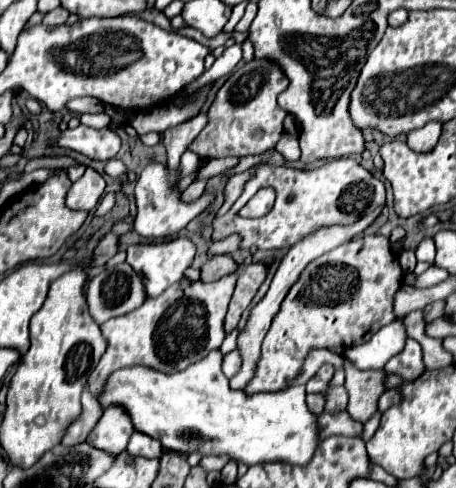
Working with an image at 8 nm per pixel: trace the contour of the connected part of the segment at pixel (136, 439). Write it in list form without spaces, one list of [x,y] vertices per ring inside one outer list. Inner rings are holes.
[[[134,433],[134,437],[130,437],[126,451],[130,455],[142,455],[142,457],[160,457],[162,455],[162,447],[158,445],[158,441],[154,441],[152,437],[146,437],[142,433]]]

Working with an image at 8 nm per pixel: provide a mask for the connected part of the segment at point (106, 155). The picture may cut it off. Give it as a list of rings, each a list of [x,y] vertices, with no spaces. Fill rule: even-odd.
[[[80,125],[76,129],[62,131],[56,139],[50,141],[50,145],[62,147],[62,149],[72,149],[72,151],[82,153],[96,161],[108,161],[108,159],[116,157],[116,153],[120,151],[120,137],[116,133],[112,133],[108,127],[98,131],[98,129]]]

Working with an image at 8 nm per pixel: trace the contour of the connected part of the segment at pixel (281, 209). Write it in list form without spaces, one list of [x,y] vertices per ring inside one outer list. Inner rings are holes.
[[[350,157],[334,159],[312,171],[298,171],[298,169],[276,167],[276,165],[260,165],[254,179],[246,183],[242,195],[232,205],[232,209],[220,219],[214,219],[212,241],[226,239],[228,235],[238,235],[240,237],[238,249],[250,249],[250,247],[288,249],[290,245],[294,245],[294,241],[306,237],[310,229],[318,229],[322,225],[336,225],[336,223],[350,225],[358,221],[358,217],[364,217],[366,213],[374,211],[374,207],[382,205],[384,201],[386,201],[384,183]],[[262,187],[272,187],[276,191],[276,203],[272,211],[260,219],[236,221],[236,213]]]

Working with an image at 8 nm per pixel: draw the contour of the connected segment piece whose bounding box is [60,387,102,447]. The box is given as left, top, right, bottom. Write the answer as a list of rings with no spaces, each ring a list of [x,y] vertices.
[[[84,387],[84,391],[82,391],[82,413],[68,425],[60,443],[68,445],[68,447],[82,443],[88,437],[90,429],[96,425],[100,415],[102,415],[102,409],[98,409],[96,397]]]

